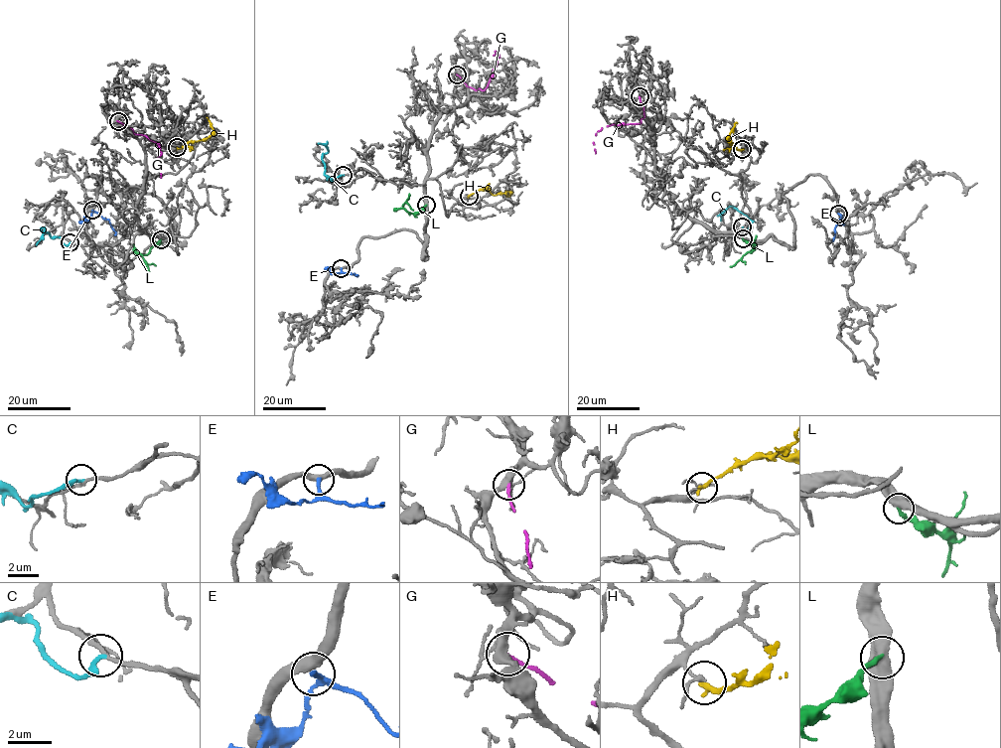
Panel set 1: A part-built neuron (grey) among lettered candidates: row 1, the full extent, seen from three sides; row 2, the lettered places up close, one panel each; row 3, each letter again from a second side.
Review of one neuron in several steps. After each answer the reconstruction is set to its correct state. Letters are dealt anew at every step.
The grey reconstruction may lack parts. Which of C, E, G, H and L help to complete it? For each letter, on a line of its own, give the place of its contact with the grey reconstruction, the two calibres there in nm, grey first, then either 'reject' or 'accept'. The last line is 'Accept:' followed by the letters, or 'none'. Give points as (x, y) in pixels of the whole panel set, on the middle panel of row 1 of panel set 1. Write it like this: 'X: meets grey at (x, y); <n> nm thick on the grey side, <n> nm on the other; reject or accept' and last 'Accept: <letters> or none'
C: meets grey at (343, 175); 180 nm thick on the grey side, 260 nm on the other; reject
E: meets grey at (341, 268); 400 nm thick on the grey side, 240 nm on the other; reject
G: meets grey at (457, 74); 320 nm thick on the grey side, 200 nm on the other; reject
H: meets grey at (469, 196); 160 nm thick on the grey side, 280 nm on the other; reject
L: meets grey at (426, 205); 550 nm thick on the grey side, 240 nm on the other; reject
Accept: none

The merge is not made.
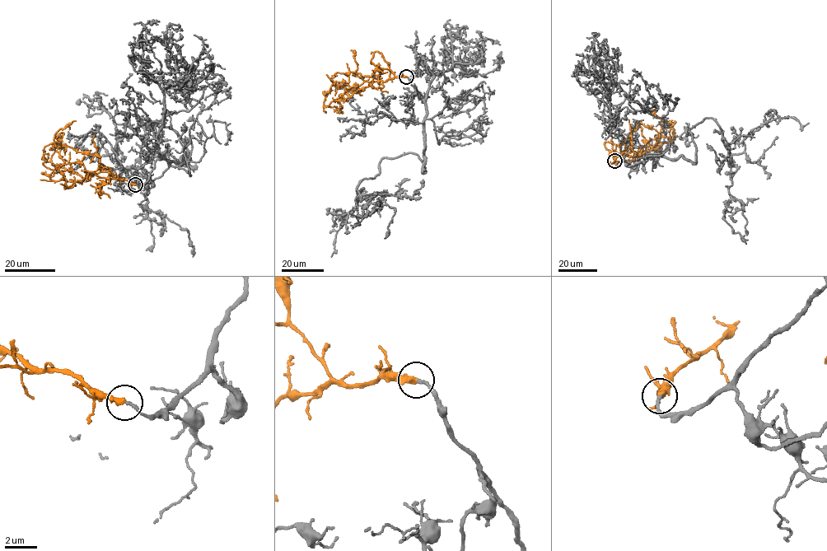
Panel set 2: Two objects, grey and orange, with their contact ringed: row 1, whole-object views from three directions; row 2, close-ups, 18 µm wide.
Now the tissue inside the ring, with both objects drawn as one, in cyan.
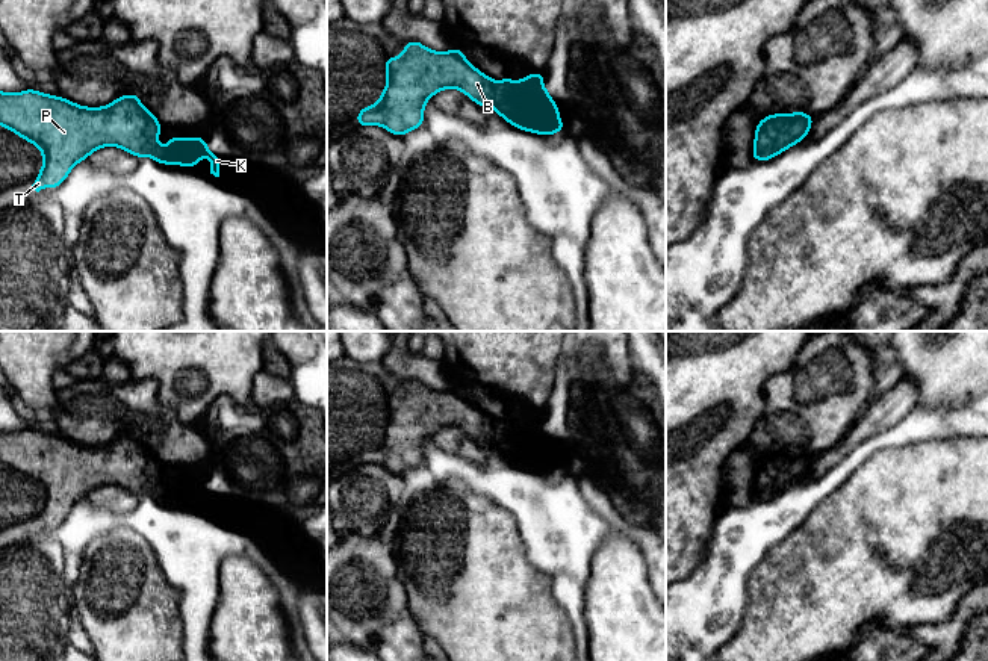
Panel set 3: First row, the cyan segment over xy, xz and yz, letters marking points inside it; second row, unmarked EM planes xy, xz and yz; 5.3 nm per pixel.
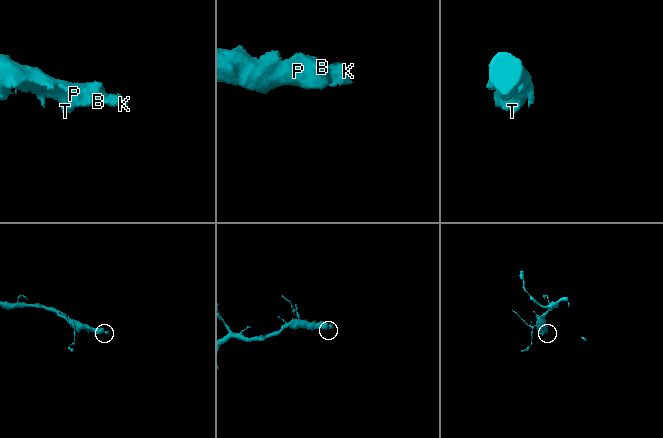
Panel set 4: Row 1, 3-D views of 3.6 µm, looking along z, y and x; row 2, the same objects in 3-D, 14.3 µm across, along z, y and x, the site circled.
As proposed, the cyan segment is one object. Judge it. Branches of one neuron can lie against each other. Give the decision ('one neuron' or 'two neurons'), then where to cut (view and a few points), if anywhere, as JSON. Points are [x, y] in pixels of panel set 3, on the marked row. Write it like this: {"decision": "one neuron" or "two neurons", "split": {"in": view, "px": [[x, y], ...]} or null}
{"decision": "one neuron", "split": null}

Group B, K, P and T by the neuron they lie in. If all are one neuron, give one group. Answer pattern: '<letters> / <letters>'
B K P T

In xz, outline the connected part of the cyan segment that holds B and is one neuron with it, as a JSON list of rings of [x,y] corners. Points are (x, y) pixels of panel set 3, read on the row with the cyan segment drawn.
[[[409,41],[395,59],[384,61],[387,85],[377,104],[356,113],[359,127],[377,124],[396,136],[424,124],[424,104],[446,88],[457,88],[481,109],[489,104],[516,129],[551,136],[566,130],[549,91],[543,88],[543,71],[524,80],[493,82],[472,67],[460,47],[431,51],[418,41]]]

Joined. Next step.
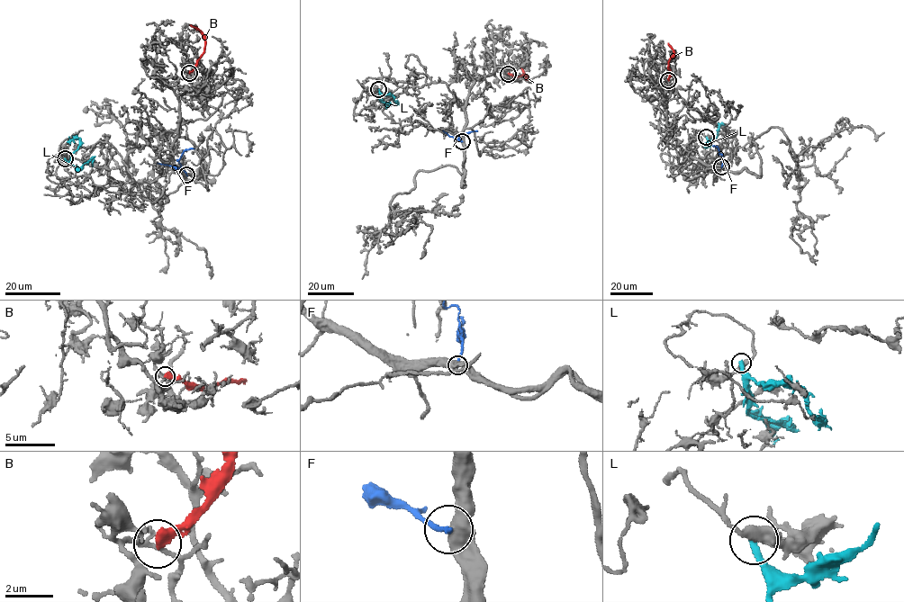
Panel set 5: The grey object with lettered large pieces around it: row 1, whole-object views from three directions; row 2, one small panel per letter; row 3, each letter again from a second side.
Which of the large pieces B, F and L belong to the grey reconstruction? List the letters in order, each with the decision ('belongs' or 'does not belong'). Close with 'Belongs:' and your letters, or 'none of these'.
B: does not belong
F: does not belong
L: does not belong
Belongs: none of these

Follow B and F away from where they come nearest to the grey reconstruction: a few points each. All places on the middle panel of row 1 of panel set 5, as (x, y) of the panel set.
B: (508, 74), (514, 76), (526, 75), (526, 78), (520, 67)
F: (461, 141), (458, 136), (460, 134), (477, 130)

